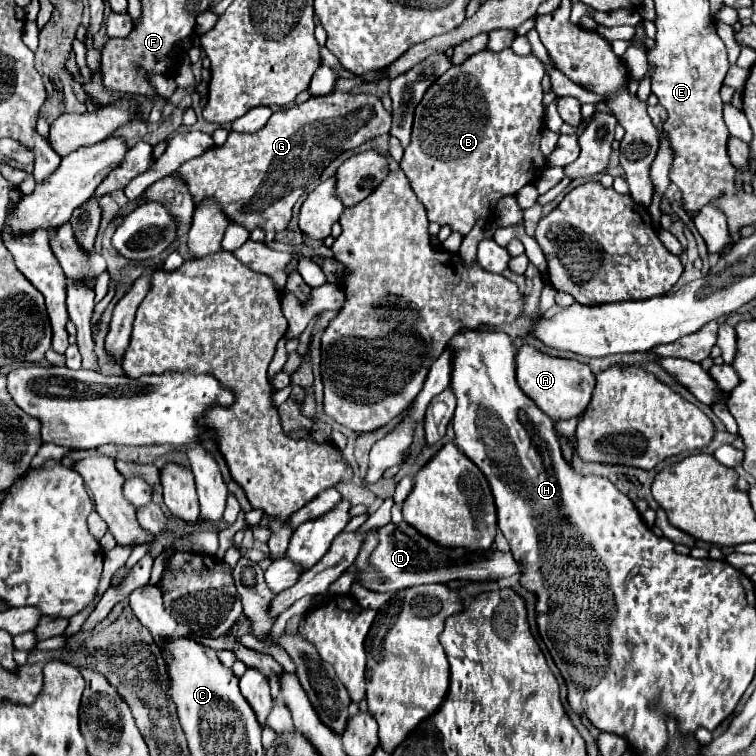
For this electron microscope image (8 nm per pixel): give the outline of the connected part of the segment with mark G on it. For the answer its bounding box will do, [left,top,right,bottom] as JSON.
[173,91,391,233]

